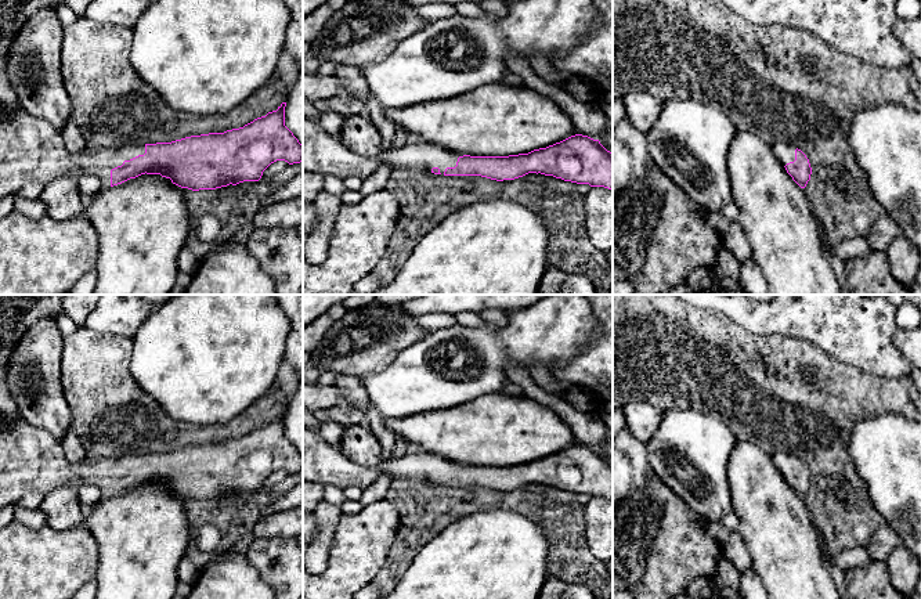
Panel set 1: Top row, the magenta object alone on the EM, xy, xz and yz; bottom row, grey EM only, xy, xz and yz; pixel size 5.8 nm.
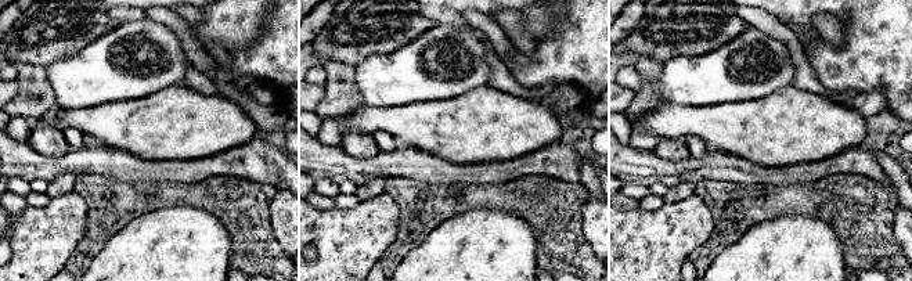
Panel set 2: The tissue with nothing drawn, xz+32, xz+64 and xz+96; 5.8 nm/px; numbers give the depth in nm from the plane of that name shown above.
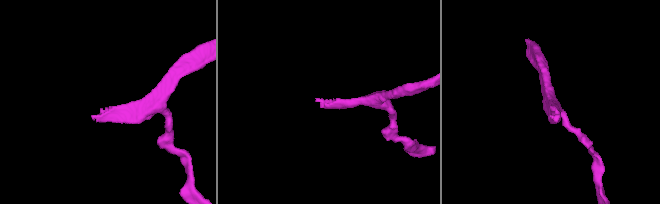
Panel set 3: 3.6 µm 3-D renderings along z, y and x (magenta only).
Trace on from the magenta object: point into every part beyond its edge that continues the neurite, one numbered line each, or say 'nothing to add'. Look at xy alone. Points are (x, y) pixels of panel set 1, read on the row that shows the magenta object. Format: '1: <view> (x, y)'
1: xy (31, 148)

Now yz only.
1: yz (784, 151)

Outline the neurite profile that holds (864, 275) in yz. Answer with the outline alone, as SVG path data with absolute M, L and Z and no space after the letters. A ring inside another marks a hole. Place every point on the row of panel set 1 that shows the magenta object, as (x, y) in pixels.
M885 252L844 260L849 295L909 295L888 267Z

